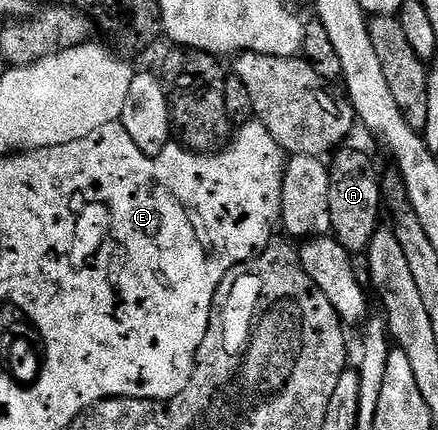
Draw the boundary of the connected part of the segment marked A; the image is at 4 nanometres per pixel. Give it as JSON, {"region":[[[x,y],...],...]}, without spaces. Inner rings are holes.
{"region":[[[343,146],[330,157],[329,214],[331,232],[348,254],[366,253],[367,244],[376,228],[380,227],[379,208],[383,204],[383,189],[380,173],[375,173],[375,164],[363,152]]]}

